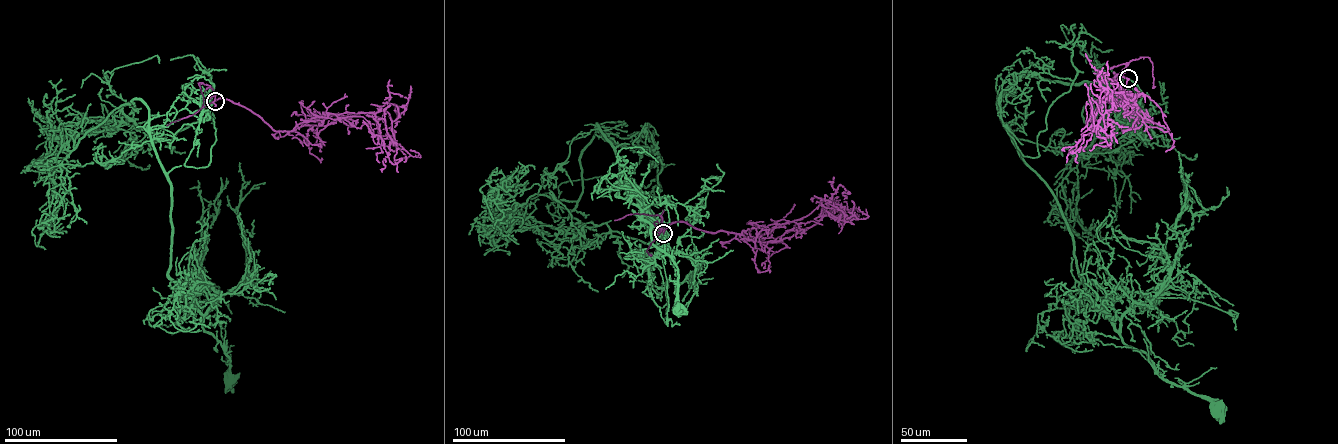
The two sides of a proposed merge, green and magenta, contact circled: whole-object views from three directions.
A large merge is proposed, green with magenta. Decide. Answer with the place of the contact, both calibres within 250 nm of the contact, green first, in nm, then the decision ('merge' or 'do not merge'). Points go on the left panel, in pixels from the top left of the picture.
at (215, 101); 600 nm thick on the green side, 480 nm on the other; merge

